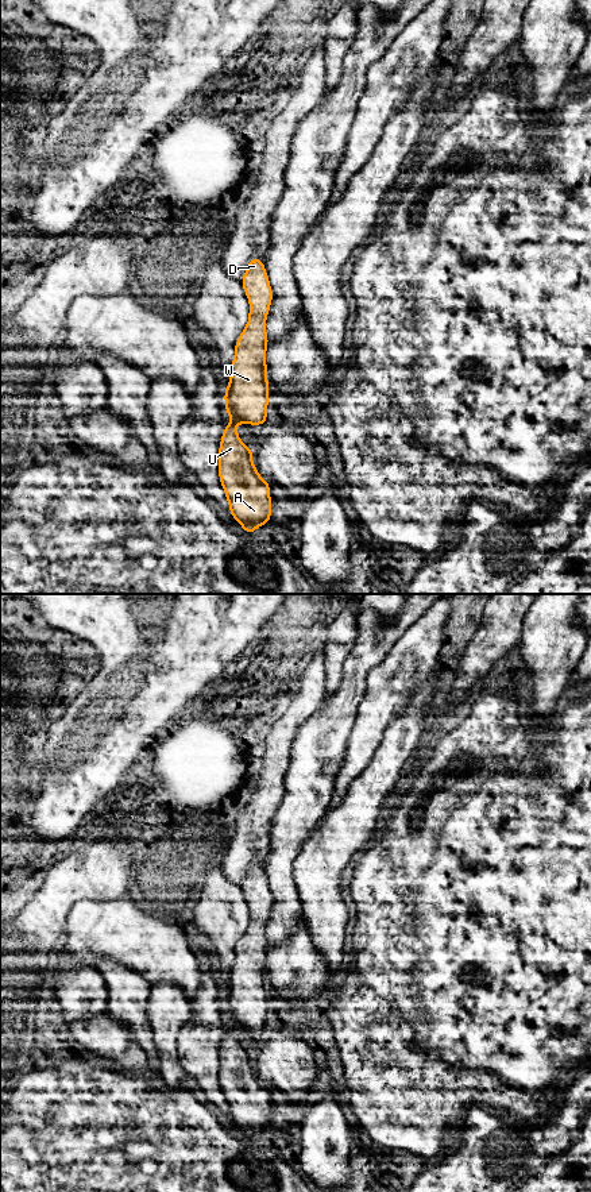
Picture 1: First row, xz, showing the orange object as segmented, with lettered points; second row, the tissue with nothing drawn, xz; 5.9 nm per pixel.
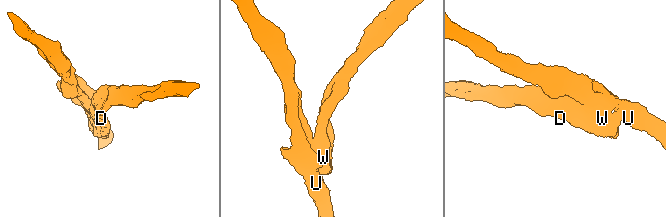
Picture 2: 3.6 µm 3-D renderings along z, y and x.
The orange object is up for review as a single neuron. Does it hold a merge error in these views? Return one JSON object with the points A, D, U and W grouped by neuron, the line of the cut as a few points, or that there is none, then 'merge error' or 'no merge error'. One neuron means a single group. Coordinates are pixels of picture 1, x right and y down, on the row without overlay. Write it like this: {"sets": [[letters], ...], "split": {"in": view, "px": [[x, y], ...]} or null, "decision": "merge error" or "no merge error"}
{"sets": [["A", "U"], ["D", "W"]], "split": {"in": "xz", "px": [[234, 1025], [236, 1027]]}, "decision": "merge error"}

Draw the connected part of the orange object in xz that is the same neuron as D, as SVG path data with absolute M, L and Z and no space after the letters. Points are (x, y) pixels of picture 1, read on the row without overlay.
M251 861L240 888L250 906L250 921L235 948L231 983L224 995L225 1018L236 1029L259 1031L269 1027L267 992L270 987L266 954L270 946L264 929L274 902L264 867L259 861Z

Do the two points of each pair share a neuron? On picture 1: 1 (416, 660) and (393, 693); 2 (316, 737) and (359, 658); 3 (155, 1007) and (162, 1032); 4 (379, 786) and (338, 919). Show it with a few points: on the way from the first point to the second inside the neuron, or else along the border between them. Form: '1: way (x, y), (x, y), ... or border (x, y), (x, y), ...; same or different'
1: way (408, 668), (393, 685); same
2: way (335, 717), (351, 690), (354, 678); same
3: way (161, 1013), (162, 1026); same
4: way (355, 820), (329, 847), (329, 886); same

